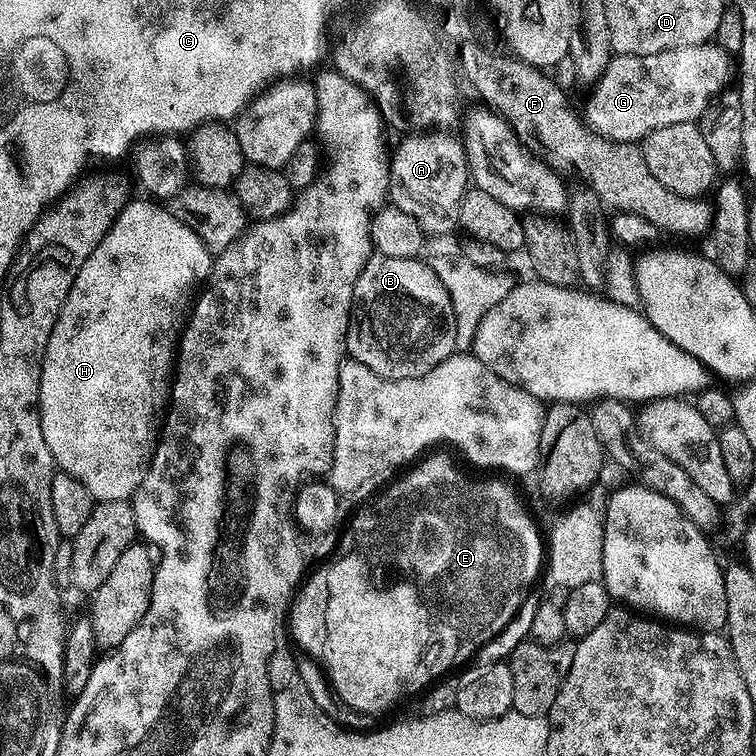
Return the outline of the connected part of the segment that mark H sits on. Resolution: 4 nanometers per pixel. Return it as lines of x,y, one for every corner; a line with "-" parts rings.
152,198
144,200
129,199
118,214
118,218
110,226
110,230
94,246
90,258
82,262
82,270
74,278
74,286
66,294
66,302
60,307
56,315
54,330
50,334
50,342
46,342
46,354
40,371
40,421
42,422
42,438
46,438
46,446
50,446
50,454
55,467
61,472
69,472
86,490
90,490
93,501
102,500
128,500
134,495
142,482
144,473
156,450
158,433
162,427
162,406
170,400
170,381
174,375
174,361
176,349
180,342
180,334
184,331
185,323
190,315
190,309
197,295
198,286
203,285
208,279
213,253
208,251
202,238
190,226
183,224
163,203

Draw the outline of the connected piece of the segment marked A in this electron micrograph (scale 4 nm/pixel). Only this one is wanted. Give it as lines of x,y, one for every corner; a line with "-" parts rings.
420,130
417,136
408,136
400,145
396,152
390,156
390,183
388,185
388,195
391,203
398,210
413,216
420,224
420,229
426,234
432,232
436,236
444,236
447,232
457,231
460,222
460,203
464,193
470,187
470,177
468,174
468,155
464,153
463,143
452,136
447,136
444,132
432,132
436,130

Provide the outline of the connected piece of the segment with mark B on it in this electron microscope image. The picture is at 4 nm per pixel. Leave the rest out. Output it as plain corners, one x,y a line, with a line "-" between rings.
373,254
369,256
352,295
352,315
348,317
348,337
344,347
351,359
362,362
374,374
387,380
418,378
430,374
434,366
441,364
447,356
457,351
454,306
446,286
434,274
431,263
420,258
390,258

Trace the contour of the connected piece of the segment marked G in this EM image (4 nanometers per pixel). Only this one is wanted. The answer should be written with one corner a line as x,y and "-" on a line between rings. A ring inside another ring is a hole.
715,42
649,56
613,55
605,73
591,89
586,124
607,140
639,142
654,128
699,121
706,111
706,102
725,91
731,80
733,83
733,57

